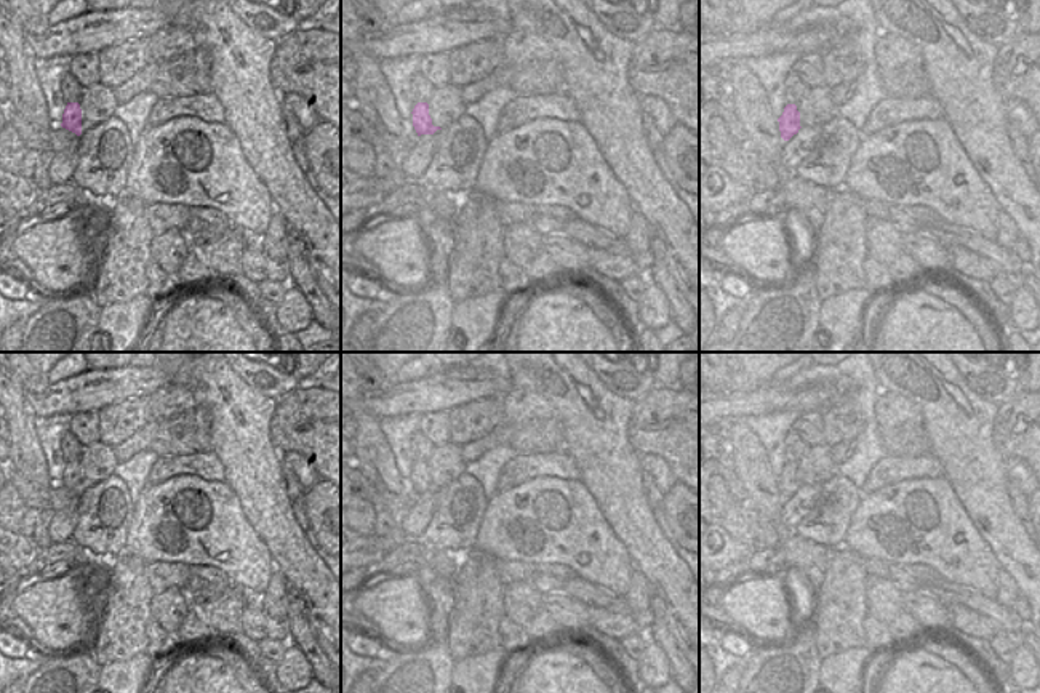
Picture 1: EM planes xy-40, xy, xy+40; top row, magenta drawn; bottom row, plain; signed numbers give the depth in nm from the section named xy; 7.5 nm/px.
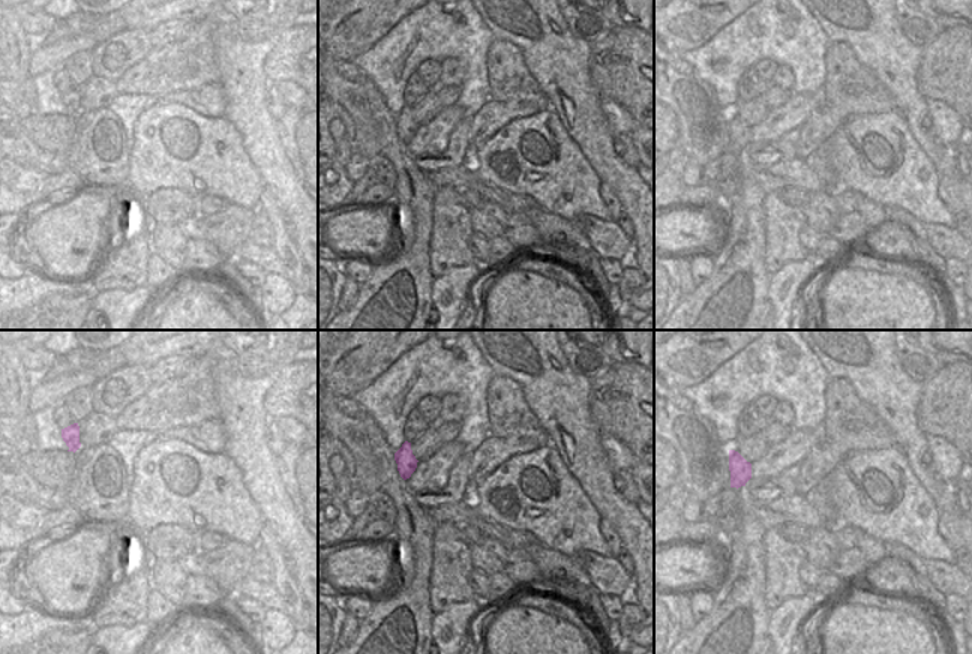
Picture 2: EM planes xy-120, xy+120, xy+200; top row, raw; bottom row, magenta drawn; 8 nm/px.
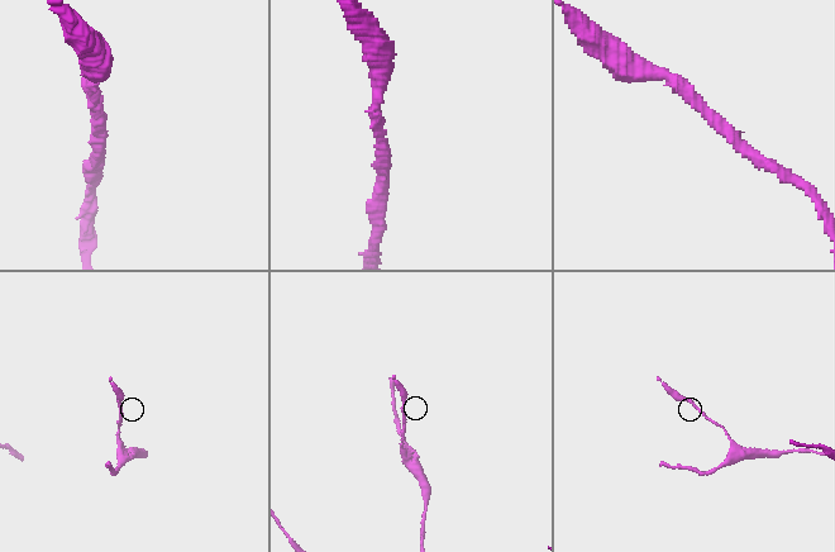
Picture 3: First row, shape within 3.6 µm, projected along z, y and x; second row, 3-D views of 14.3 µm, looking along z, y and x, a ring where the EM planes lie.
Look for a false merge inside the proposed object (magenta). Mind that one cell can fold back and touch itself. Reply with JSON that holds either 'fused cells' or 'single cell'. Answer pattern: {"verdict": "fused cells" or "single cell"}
{"verdict": "single cell"}

